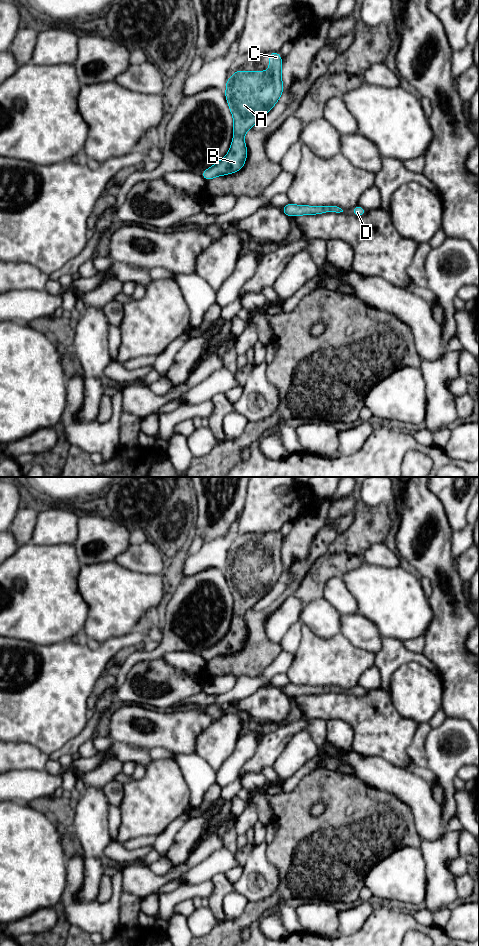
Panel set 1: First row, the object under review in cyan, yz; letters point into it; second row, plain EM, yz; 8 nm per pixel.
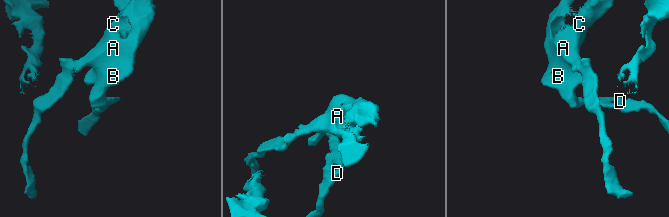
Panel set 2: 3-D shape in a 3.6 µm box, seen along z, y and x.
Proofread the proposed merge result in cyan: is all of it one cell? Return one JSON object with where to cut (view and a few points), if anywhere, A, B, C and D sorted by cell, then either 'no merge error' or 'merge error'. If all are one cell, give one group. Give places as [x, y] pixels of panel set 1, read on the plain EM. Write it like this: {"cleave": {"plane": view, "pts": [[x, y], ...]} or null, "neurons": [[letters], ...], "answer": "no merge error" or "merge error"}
{"cleave": null, "neurons": [["A", "B", "C", "D"]], "answer": "no merge error"}

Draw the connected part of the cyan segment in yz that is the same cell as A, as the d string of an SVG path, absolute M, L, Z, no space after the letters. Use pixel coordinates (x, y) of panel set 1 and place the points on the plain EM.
M269 532L269 549L267 551L234 551L233 556L227 558L225 578L233 596L233 619L225 637L201 653L205 661L238 652L244 647L248 635L244 615L271 591L282 578L282 573L282 536L278 532Z

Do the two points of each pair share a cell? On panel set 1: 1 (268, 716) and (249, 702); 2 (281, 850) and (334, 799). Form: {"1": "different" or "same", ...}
{"1": "same", "2": "same"}

